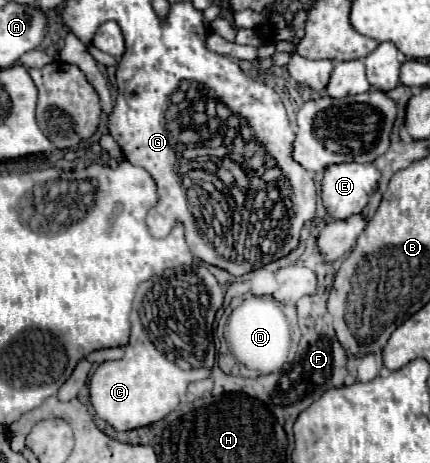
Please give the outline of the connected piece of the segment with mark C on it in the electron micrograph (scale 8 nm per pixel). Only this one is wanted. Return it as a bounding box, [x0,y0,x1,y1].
[89,314,207,432]

